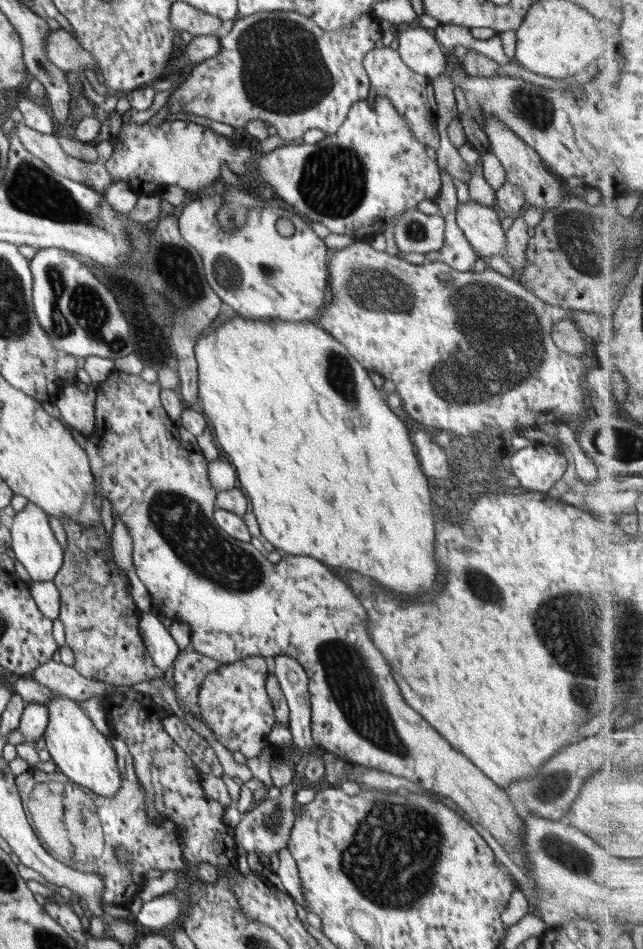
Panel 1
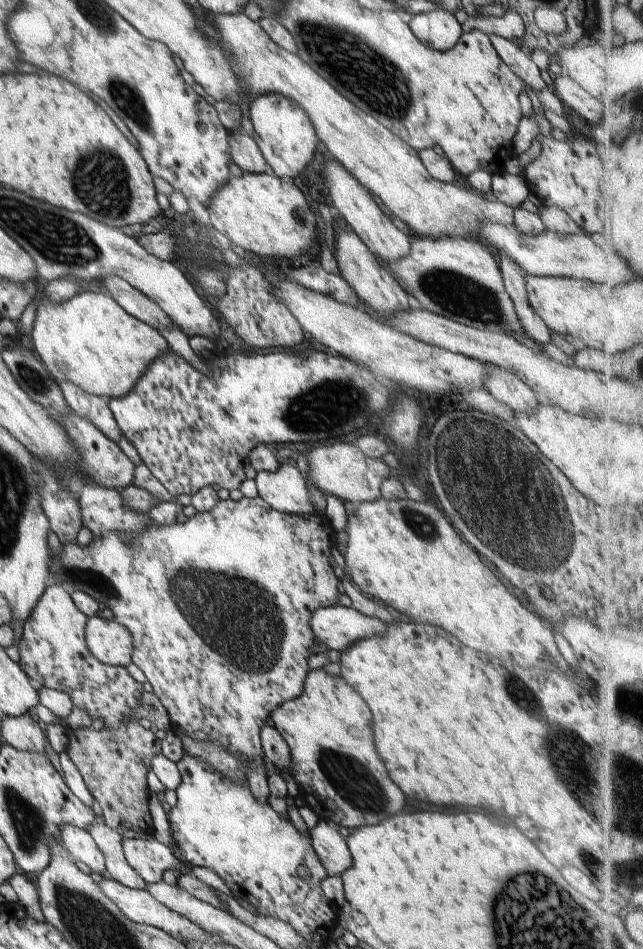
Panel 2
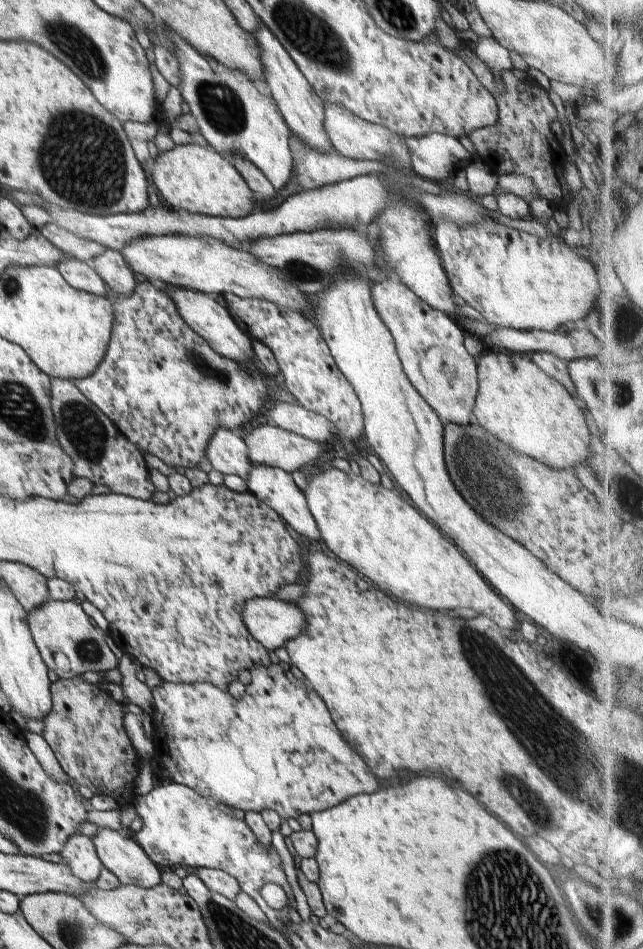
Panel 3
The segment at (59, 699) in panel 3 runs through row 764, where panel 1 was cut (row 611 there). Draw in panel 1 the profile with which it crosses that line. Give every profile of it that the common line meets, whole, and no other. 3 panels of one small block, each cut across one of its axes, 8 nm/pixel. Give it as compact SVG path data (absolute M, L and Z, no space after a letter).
M60 518L60 521L66 532L67 548L63 554L63 565L53 581L61 594L59 619L65 626L65 644L72 648L76 657L73 664L76 672L85 678L115 686L132 687L138 682L150 682L155 678L163 680L164 671L155 665L139 633L138 623L142 612L132 598L127 576L113 560L112 536L108 537L102 523L86 529L86 526L76 524L71 518Z

